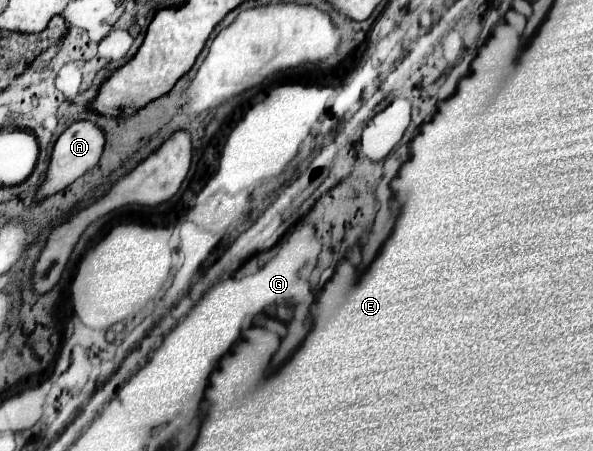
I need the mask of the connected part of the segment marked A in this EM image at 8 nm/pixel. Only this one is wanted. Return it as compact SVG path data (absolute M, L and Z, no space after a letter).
M89 120L73 122L59 136L59 140L55 142L51 164L49 164L49 170L47 170L47 180L39 188L37 196L45 198L45 196L51 196L51 194L67 188L69 184L73 184L79 176L83 176L87 170L91 170L93 166L97 166L97 162L99 162L99 158L103 154L103 148L105 148L105 130L103 128L99 128L97 124L93 124Z

